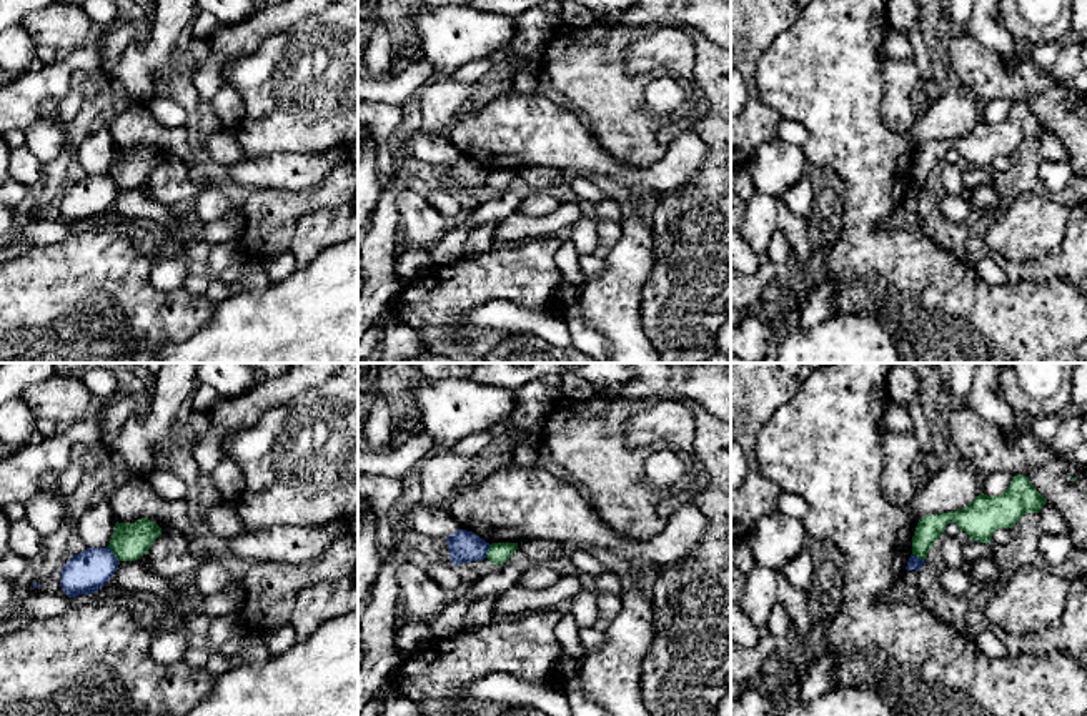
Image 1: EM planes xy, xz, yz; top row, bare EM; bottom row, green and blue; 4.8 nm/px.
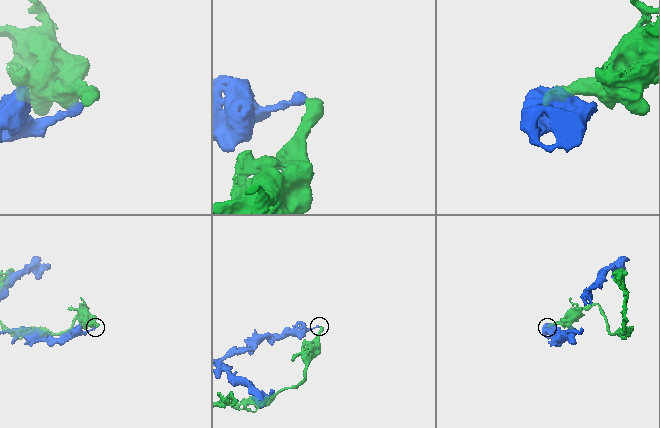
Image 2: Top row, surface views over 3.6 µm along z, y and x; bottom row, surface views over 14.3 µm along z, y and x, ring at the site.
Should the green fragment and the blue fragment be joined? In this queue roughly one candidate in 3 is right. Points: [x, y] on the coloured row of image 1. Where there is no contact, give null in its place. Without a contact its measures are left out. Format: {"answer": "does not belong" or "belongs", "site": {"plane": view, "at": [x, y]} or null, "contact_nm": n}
{"answer": "does not belong", "site": {"plane": "xy", "at": [114, 553]}, "contact_nm": 90}

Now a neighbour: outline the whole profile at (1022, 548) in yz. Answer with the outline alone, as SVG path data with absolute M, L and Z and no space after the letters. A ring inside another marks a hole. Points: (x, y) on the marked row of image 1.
M1025 513L1009 528L1009 541L994 546L992 559L1005 574L1017 571L1024 564L1050 569L1052 566L1039 549L1042 535L1037 513Z

